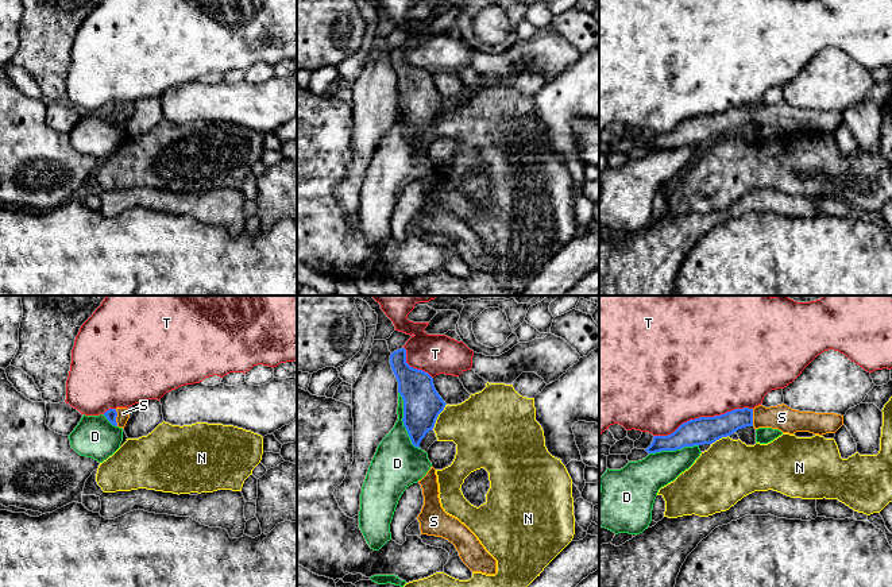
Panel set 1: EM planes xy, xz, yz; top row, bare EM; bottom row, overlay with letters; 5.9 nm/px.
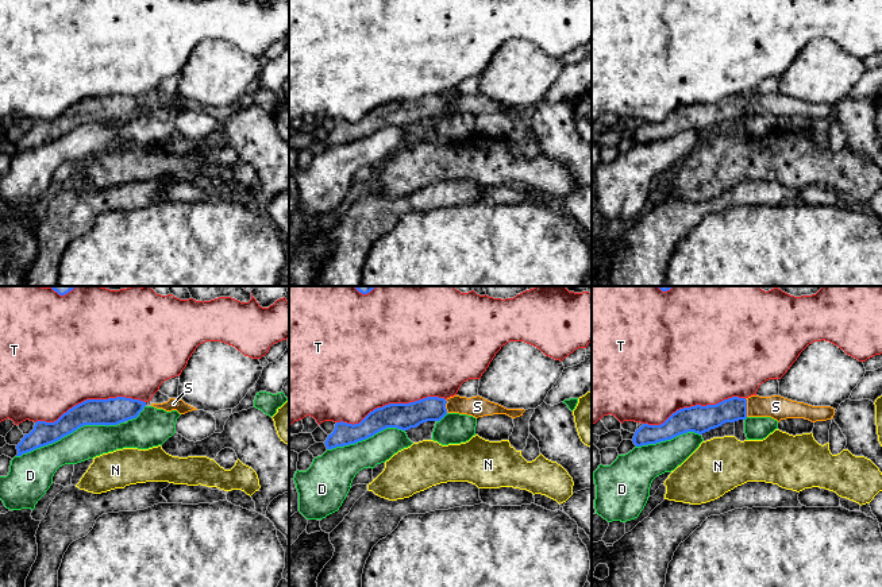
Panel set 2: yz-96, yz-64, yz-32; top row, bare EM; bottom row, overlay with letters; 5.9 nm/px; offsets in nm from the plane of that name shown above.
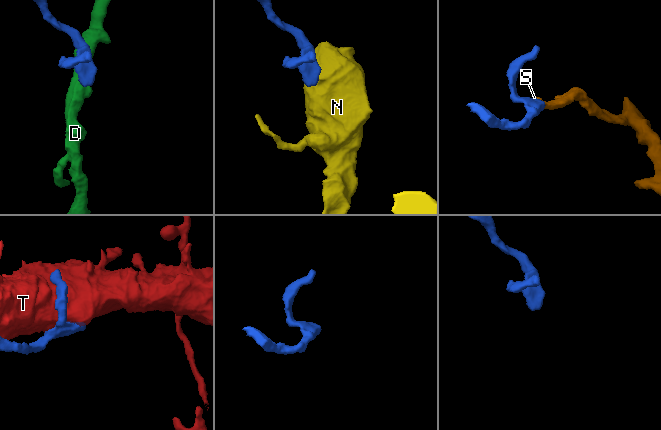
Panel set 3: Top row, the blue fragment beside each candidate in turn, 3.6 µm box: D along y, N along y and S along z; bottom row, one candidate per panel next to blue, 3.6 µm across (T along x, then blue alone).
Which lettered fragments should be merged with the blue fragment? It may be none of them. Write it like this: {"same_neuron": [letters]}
{"same_neuron": ["S"]}

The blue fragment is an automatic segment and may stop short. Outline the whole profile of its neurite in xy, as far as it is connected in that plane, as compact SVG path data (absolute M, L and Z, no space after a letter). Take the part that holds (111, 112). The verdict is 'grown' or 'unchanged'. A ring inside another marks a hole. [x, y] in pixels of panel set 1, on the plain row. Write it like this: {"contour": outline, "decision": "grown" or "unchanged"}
{"contour": "M116 105L116 107L109 107L104 111L104 113L107 115L107 117L119 125L126 124L128 116L130 116L130 108L127 105Z", "decision": "grown"}

